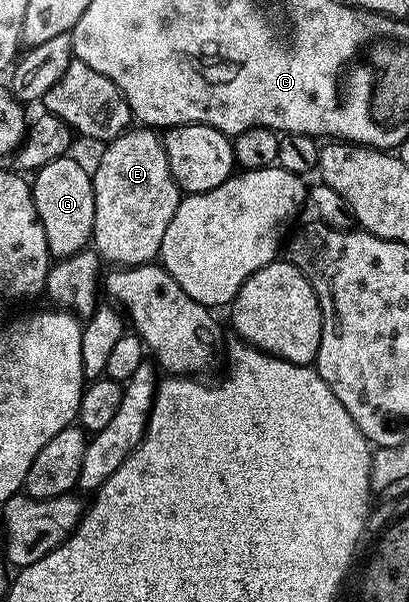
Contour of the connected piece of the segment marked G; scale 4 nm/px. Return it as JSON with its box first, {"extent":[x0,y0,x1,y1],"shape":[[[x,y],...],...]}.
{"extent":[31,155,95,258],"shape":[[[66,155],[49,162],[34,173],[31,184],[31,197],[41,226],[45,230],[47,248],[55,258],[75,254],[77,250],[92,243],[95,213],[92,173],[88,169],[86,172],[77,161],[71,159],[70,155]]]}

